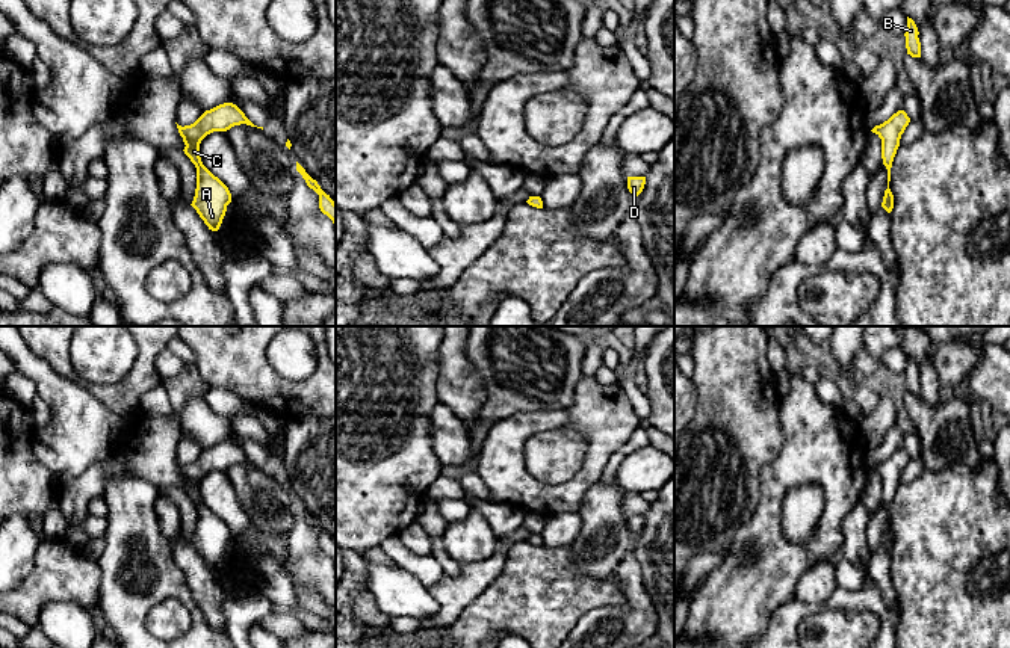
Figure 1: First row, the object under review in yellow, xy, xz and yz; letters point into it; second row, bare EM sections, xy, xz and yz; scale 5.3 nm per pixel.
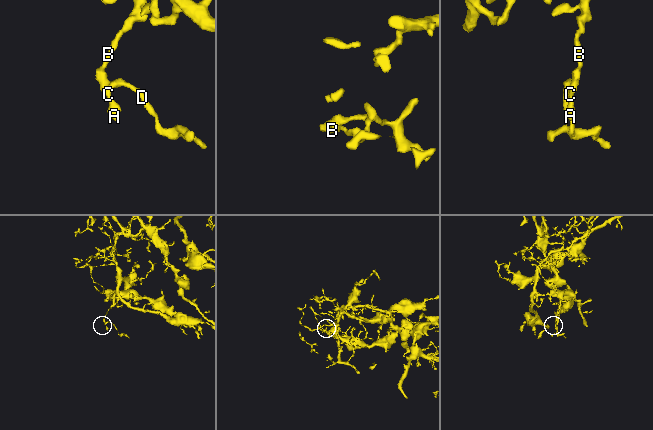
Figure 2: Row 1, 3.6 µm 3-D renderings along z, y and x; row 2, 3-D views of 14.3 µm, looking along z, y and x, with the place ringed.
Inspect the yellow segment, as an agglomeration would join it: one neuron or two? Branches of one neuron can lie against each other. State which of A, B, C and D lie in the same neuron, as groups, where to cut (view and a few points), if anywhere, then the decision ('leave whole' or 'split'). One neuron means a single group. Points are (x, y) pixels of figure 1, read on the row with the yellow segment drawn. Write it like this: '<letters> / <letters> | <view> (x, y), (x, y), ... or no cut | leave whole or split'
A B C D | no cut | leave whole

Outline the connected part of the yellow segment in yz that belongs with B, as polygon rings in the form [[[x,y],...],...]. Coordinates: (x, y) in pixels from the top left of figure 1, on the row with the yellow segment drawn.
[[[907,17],[907,29],[904,36],[906,36],[907,54],[910,54],[912,57],[921,57],[921,42],[918,35],[919,32],[915,21]]]

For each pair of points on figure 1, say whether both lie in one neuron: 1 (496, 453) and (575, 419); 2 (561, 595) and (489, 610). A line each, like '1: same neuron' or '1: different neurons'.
1: same neuron
2: same neuron

